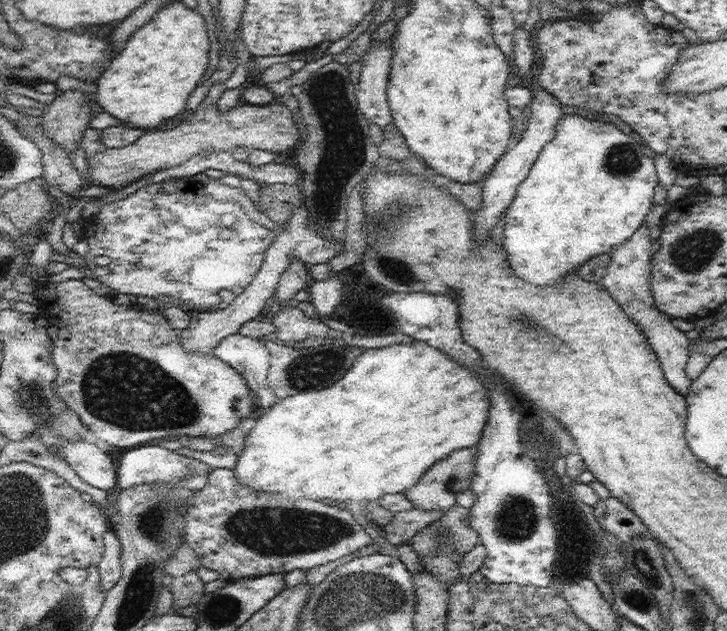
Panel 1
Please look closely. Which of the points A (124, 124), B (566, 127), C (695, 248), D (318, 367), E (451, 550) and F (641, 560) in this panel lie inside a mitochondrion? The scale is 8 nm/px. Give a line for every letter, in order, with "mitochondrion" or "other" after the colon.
A: other
B: other
C: mitochondrion
D: mitochondrion
E: other
F: mitochondrion

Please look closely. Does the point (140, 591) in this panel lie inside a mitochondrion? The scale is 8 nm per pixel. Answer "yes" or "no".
yes

